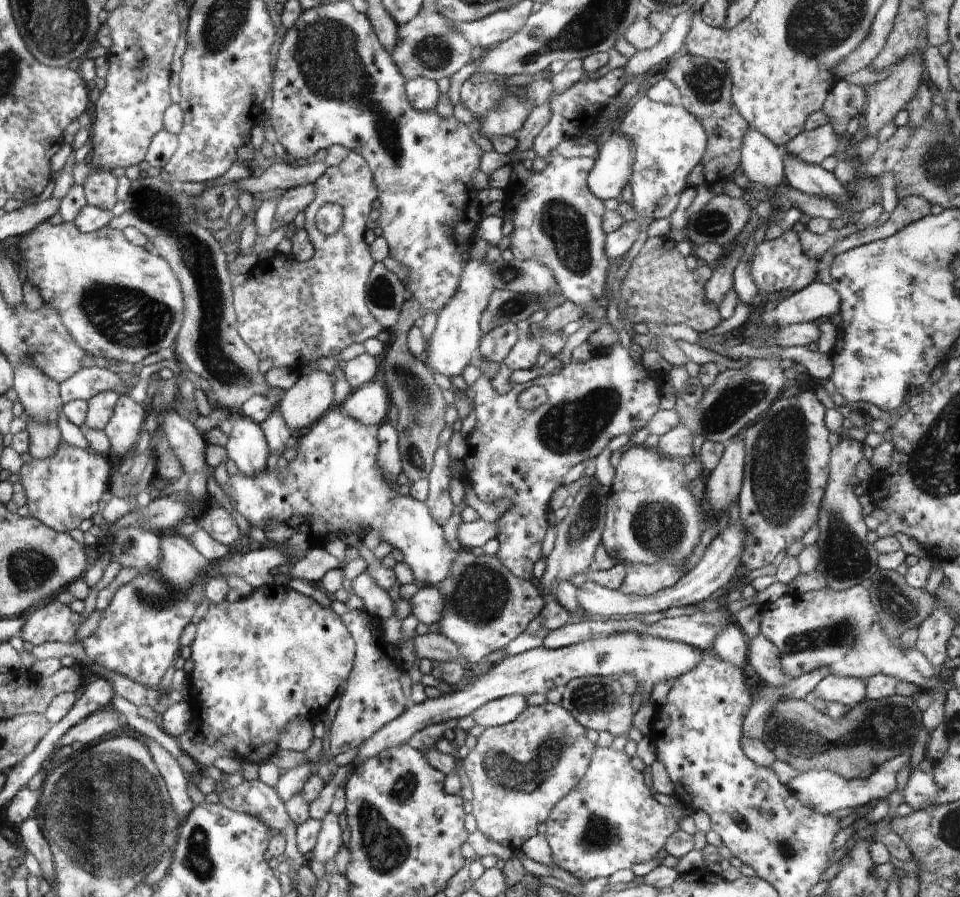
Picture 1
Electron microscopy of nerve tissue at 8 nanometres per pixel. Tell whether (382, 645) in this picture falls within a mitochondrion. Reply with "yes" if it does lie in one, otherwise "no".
no

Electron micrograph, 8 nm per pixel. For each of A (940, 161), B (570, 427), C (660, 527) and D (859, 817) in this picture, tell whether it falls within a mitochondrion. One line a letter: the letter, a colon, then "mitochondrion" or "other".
A: mitochondrion
B: mitochondrion
C: mitochondrion
D: other

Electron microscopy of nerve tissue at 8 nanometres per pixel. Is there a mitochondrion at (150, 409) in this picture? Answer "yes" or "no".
no

